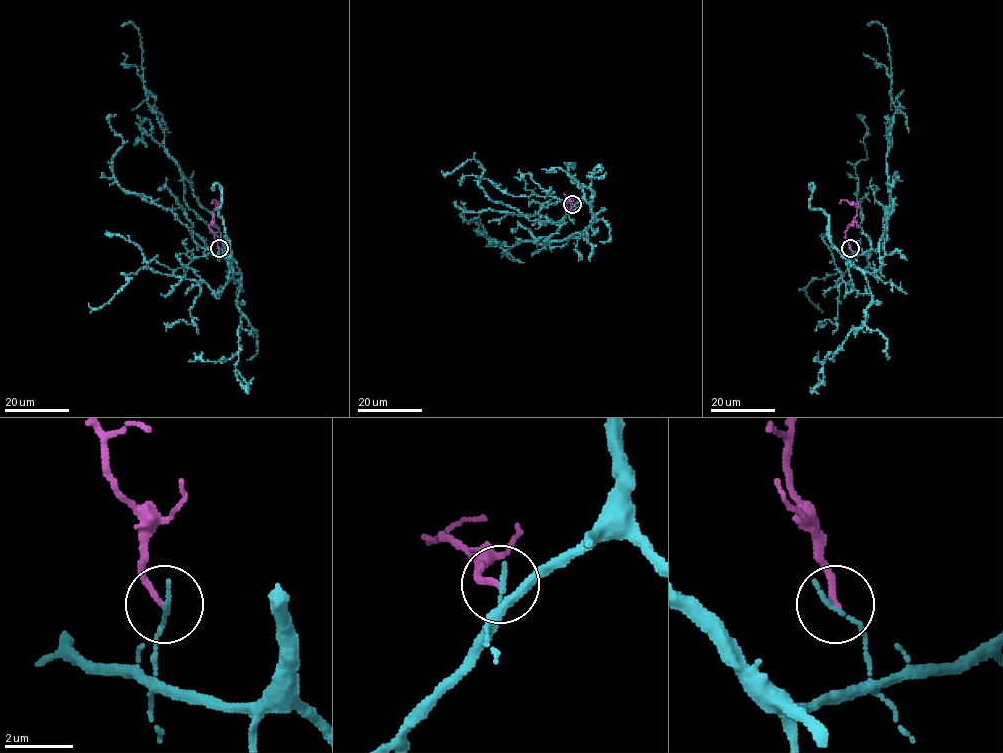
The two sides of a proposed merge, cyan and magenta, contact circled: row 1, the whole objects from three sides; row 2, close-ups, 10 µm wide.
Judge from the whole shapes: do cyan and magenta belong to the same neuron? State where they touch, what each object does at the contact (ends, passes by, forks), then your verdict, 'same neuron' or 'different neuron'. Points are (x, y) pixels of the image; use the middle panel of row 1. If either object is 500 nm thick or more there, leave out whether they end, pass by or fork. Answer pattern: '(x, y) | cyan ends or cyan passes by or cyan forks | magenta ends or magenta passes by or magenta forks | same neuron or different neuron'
(572, 204) | cyan ends | magenta ends | different neuron

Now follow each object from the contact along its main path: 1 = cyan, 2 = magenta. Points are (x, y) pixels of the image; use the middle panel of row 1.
1: (572, 204), (584, 200), (589, 205), (591, 224), (584, 235), (563, 240), (522, 240), (504, 250), (474, 222)
2: (572, 204), (568, 200), (563, 202), (567, 211), (571, 203), (564, 193)

